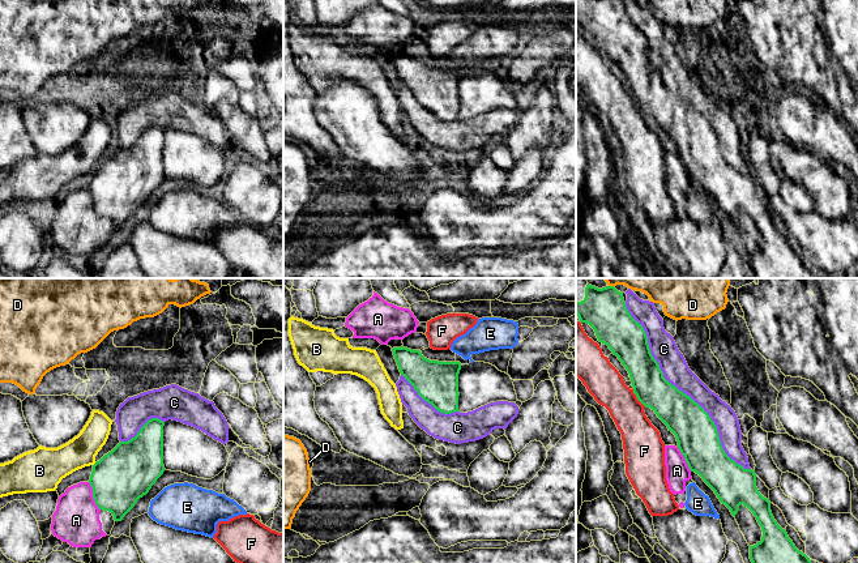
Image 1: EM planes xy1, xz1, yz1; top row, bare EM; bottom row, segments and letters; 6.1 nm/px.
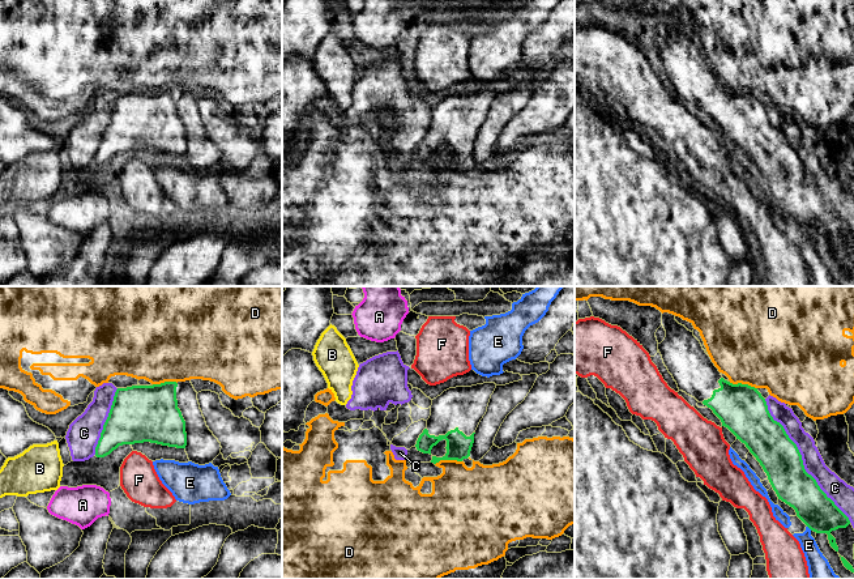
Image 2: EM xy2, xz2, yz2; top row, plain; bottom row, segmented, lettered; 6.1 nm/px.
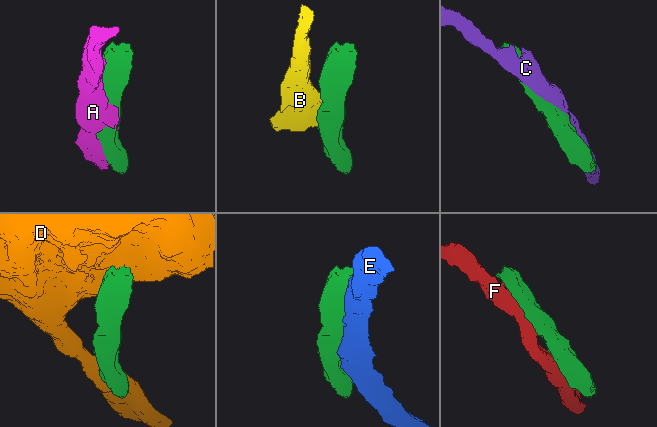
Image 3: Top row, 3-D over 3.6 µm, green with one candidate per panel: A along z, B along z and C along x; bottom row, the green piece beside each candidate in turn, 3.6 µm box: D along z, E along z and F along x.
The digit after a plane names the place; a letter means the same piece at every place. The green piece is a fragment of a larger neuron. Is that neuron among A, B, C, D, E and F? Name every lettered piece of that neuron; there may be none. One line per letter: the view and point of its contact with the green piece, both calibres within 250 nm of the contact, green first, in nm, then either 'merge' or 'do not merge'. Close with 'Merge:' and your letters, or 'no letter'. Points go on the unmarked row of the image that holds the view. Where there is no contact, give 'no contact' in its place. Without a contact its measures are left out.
A: xy1 (93, 204) | 340/280 nm | do not merge
B: xy1 (94, 171) | 340/200 nm | do not merge
C: yz1 (681, 98) | 240/160 nm | do not merge
D: yz2 (743, 92) | 300/480 nm | do not merge
E: yz2 (810, 235) | 220/140 nm | do not merge
F: yz1 (637, 106) | 220/220 nm | do not merge
Merge: no letter

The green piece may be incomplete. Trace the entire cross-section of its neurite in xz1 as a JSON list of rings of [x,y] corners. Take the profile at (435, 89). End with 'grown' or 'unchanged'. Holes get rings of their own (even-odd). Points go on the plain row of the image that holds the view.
[[[404,54],[392,59],[401,82],[424,108],[444,121],[458,119],[460,69],[430,68],[419,57]]]; unchanged

